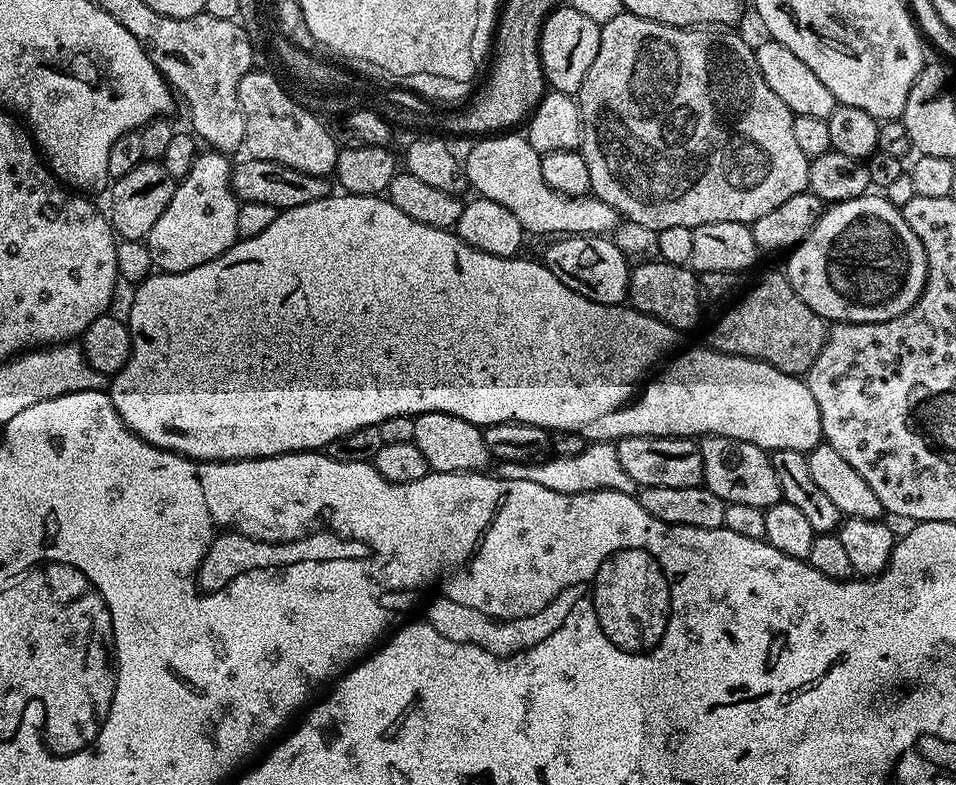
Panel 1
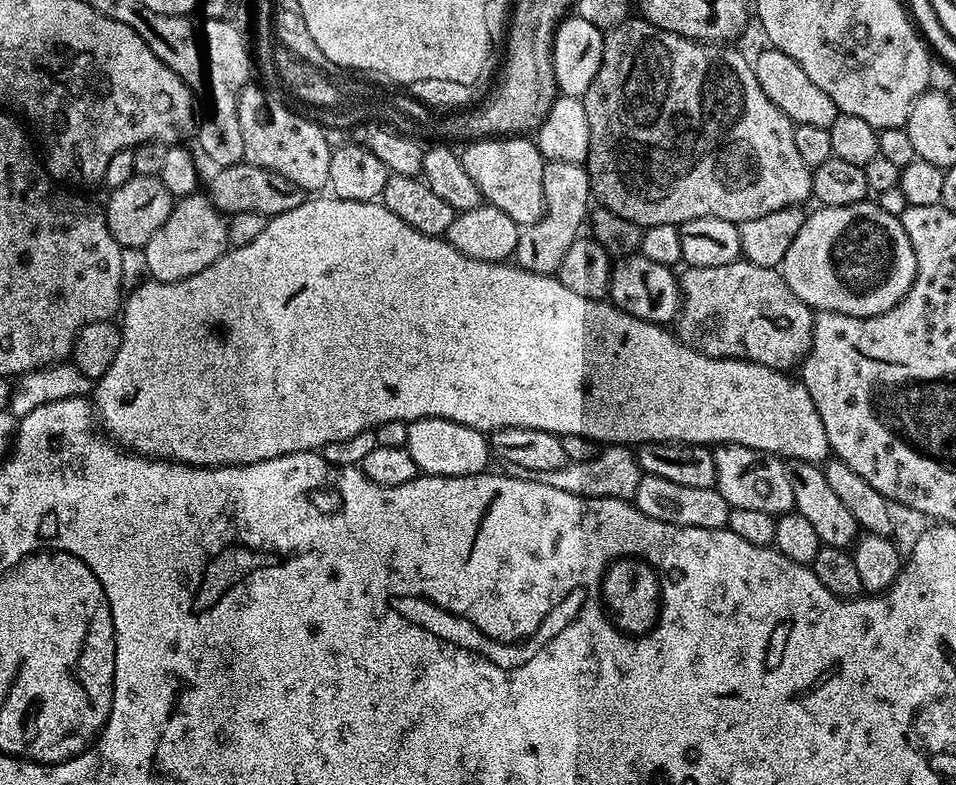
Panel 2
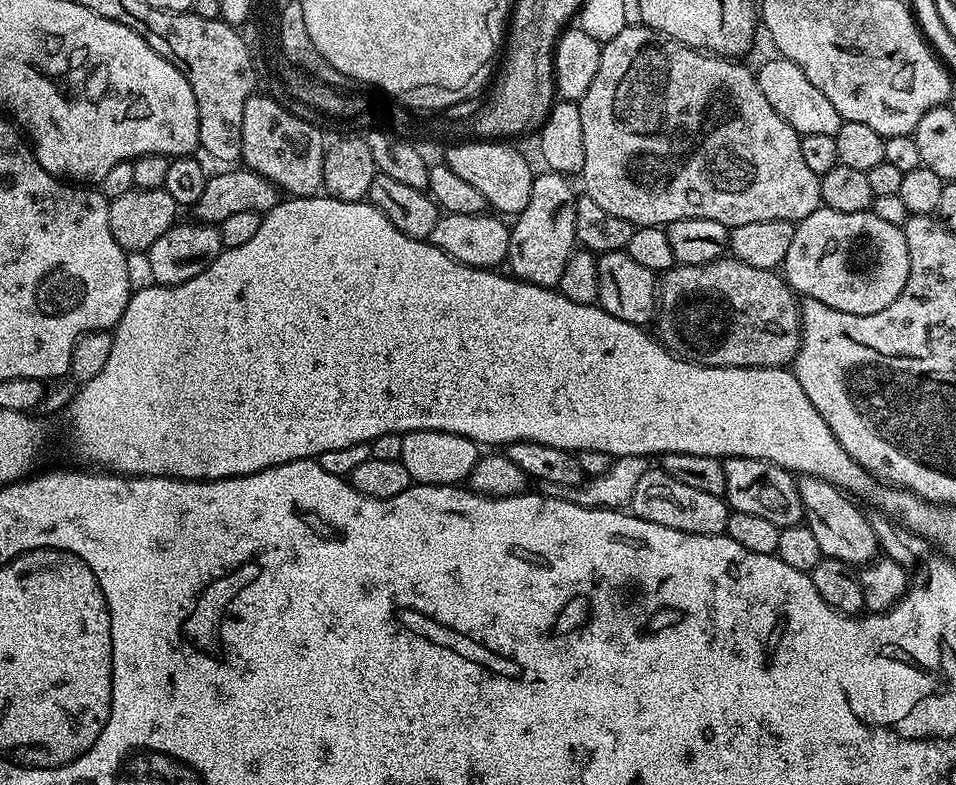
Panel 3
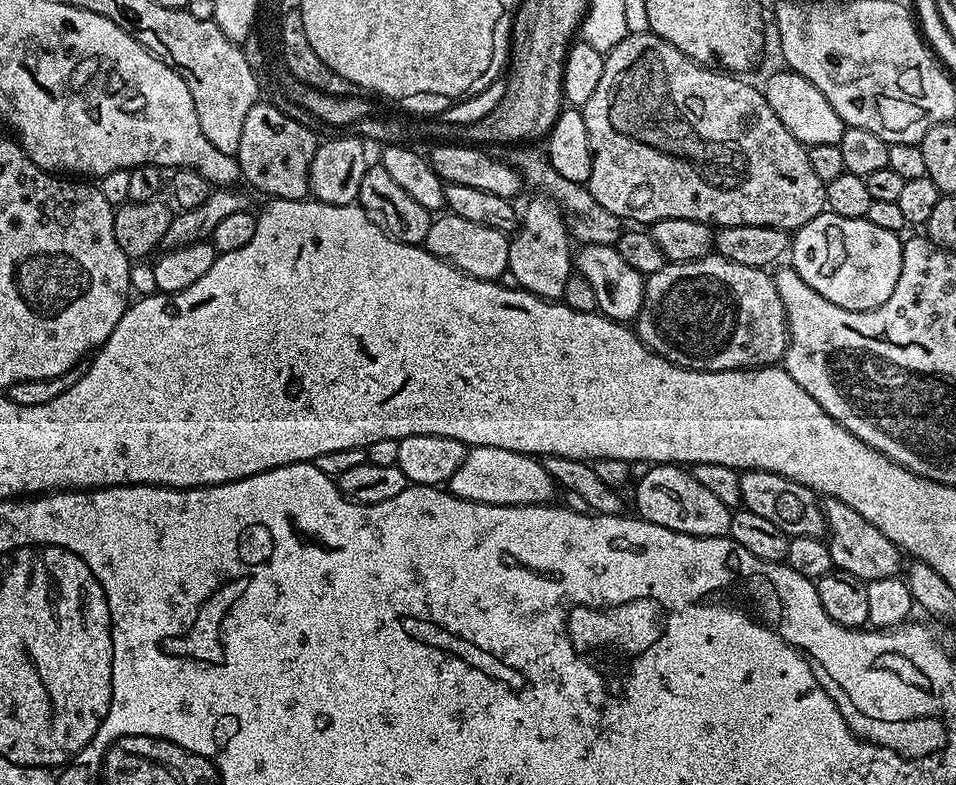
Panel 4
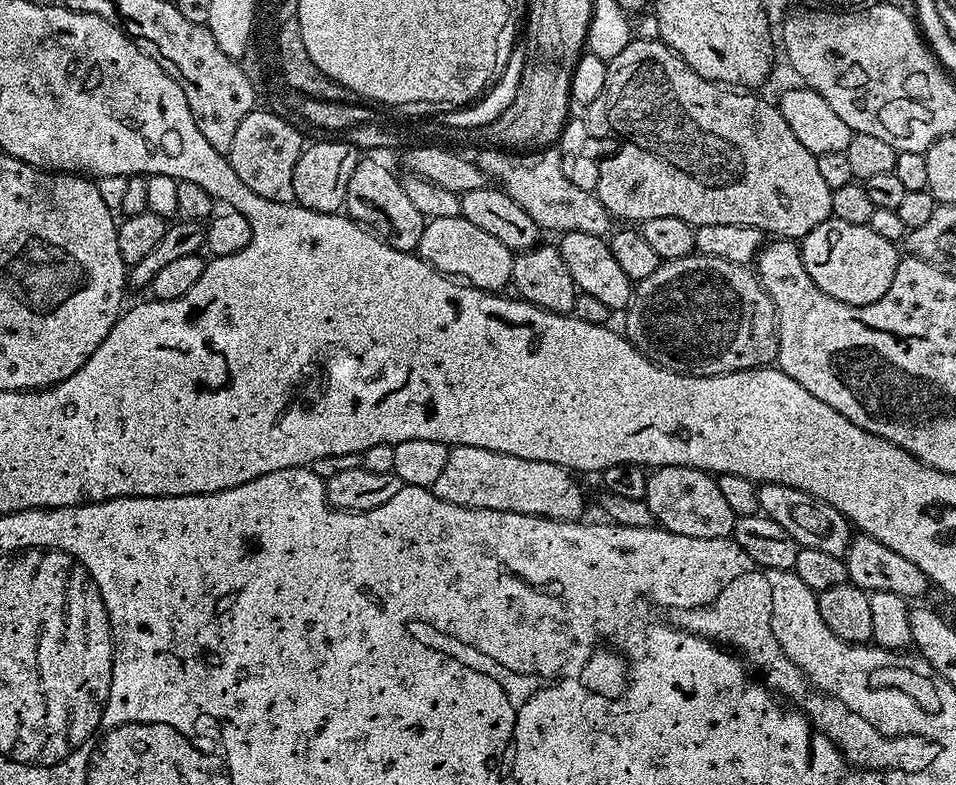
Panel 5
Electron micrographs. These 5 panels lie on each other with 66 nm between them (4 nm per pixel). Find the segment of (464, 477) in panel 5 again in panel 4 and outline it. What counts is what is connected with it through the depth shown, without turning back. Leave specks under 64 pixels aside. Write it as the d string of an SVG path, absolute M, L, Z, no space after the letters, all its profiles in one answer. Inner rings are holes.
M498 446L468 448L468 457L454 470L448 480L447 491L463 500L489 504L490 506L534 506L550 504L557 498L558 486L554 478L535 456L527 456L514 450L498 450Z

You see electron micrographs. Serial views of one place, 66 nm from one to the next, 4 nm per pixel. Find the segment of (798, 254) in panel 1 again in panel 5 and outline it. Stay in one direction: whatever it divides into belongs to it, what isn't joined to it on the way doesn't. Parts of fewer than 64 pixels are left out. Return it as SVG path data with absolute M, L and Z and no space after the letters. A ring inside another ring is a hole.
M829 218L803 236L799 246L806 274L810 274L813 282L830 294L830 298L838 298L838 302L854 306L878 302L878 298L890 290L896 277L897 245L882 238L882 234L874 234L867 224Z

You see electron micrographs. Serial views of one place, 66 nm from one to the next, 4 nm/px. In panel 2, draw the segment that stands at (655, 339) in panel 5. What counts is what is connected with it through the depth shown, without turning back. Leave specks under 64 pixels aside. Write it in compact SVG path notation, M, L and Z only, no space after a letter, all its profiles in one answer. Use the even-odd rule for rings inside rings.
M746 259L735 260L732 264L726 266L706 266L705 268L685 267L679 273L680 295L680 314L674 321L675 335L687 348L692 348L696 352L700 352L703 356L709 356L715 360L748 360L751 364L761 364L767 368L777 370L792 370L795 366L803 365L804 359L808 356L808 351L812 349L812 322L814 319L813 309L808 307L806 302L802 302L802 298L798 298L798 294L794 294L794 290L790 290L790 286L786 286L784 281L784 273L766 266L754 266Z

